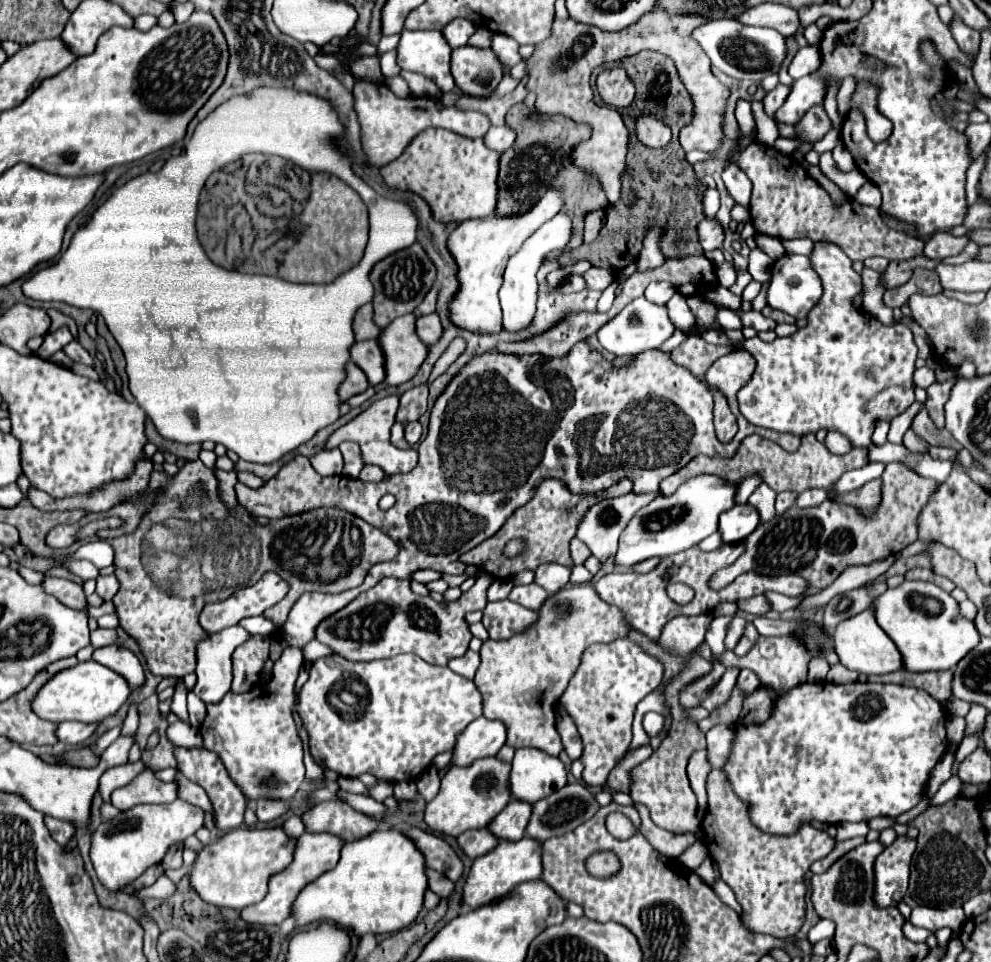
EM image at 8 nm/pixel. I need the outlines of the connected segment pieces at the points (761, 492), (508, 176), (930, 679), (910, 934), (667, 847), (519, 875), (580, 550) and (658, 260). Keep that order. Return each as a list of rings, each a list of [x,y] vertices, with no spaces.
[[[768,484],[758,486],[756,492],[748,498],[748,504],[756,506],[756,508],[760,510],[760,518],[762,518],[762,522],[768,522],[768,520],[772,520],[772,516],[776,516],[774,502],[776,502],[776,492],[774,492]]]
[[[522,102],[514,104],[508,110],[506,122],[510,128],[516,130],[518,138],[514,146],[508,148],[500,158],[500,178],[498,178],[500,190],[498,190],[498,210],[496,212],[500,216],[526,212],[528,208],[532,208],[532,204],[536,204],[540,196],[544,196],[548,188],[560,188],[564,194],[564,200],[568,202],[564,206],[564,212],[568,212],[574,222],[574,232],[572,232],[568,250],[580,246],[586,214],[592,210],[606,210],[610,204],[602,190],[602,184],[592,174],[578,168],[572,160],[572,152],[576,144],[588,140],[592,134],[592,128],[584,124],[576,124],[560,114],[540,116],[536,112],[530,112]]]
[[[898,670],[882,676],[868,676],[870,682],[892,682],[892,684],[904,684],[904,686],[916,686],[920,690],[926,690],[934,700],[946,702],[952,692],[950,692],[950,682],[952,682],[952,670],[944,672],[908,672],[908,670]]]
[[[906,922],[906,924],[904,924],[904,936],[906,936],[908,940],[912,940],[912,942],[926,942],[926,938],[932,936],[932,932],[928,932],[926,928],[916,928],[914,924]]]
[[[636,804],[636,810],[640,812],[640,818],[642,818],[642,826],[640,826],[640,832],[646,836],[646,840],[662,854],[668,854],[670,858],[678,858],[688,846],[692,846],[696,840],[692,840],[692,834],[672,834],[672,832],[666,832],[662,828],[658,828],[652,818],[650,818],[650,812],[646,806],[642,804]]]
[[[524,836],[518,842],[502,840],[492,852],[474,860],[474,866],[470,868],[464,886],[464,904],[470,908],[480,908],[484,904],[490,904],[492,900],[506,896],[514,886],[528,880],[536,880],[540,876],[542,876],[542,842],[532,840],[528,836]]]
[[[578,538],[572,540],[570,550],[572,550],[572,560],[574,560],[574,564],[584,564],[584,562],[592,556],[592,552],[588,550],[588,546],[586,546],[584,542],[580,542]]]
[[[648,228],[646,237],[643,243],[643,249],[637,259],[637,270],[643,272],[644,270],[654,269],[664,263],[664,256],[659,248],[659,237],[662,236],[660,228]]]

